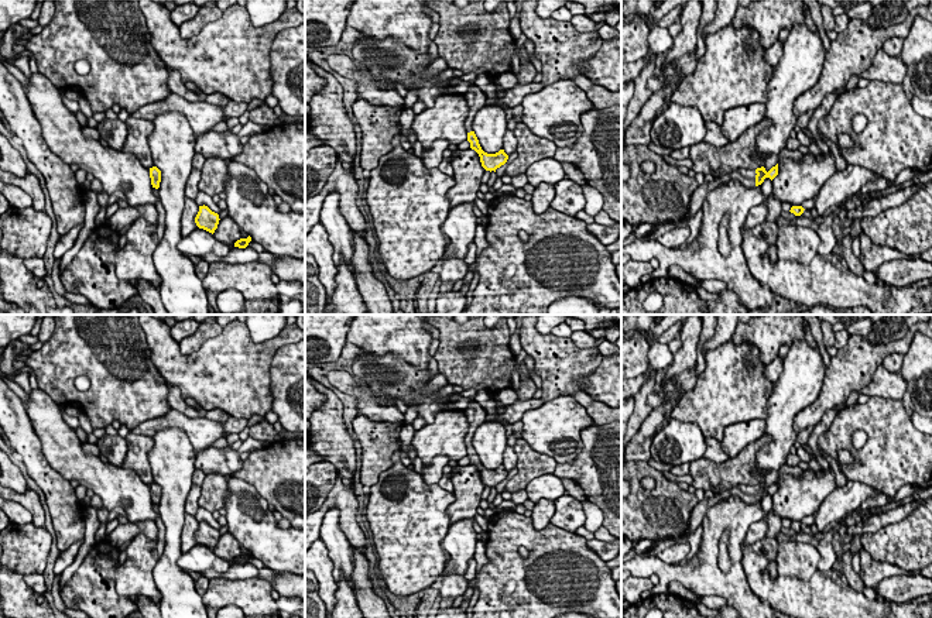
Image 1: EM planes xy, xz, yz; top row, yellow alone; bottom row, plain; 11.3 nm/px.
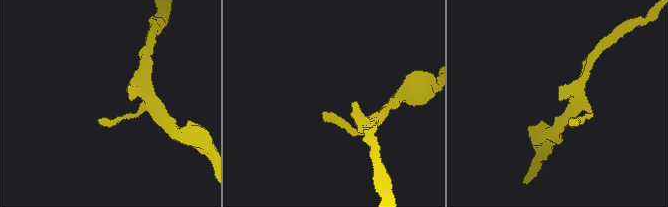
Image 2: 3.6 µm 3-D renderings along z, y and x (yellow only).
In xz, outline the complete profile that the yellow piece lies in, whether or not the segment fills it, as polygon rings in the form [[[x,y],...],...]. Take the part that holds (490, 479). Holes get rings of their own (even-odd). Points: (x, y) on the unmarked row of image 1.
[[[470,398],[470,404],[467,405],[467,408],[465,409],[467,422],[469,422],[469,432],[465,437],[465,444],[467,449],[467,457],[470,459],[470,464],[474,466],[479,473],[480,473],[480,478],[482,483],[486,487],[494,487],[497,484],[500,484],[501,481],[504,481],[508,475],[508,471],[504,468],[504,466],[500,466],[496,470],[487,470],[482,466],[479,456],[472,444],[473,440],[473,435],[477,430],[477,428],[486,422],[486,411],[483,409],[483,406],[476,402],[473,398]]]

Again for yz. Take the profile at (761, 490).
[[[778,480],[772,483],[768,488],[764,483],[757,485],[737,485],[731,490],[715,494],[709,499],[699,501],[688,522],[688,529],[683,536],[678,539],[664,538],[655,542],[651,542],[651,546],[647,552],[643,553],[643,556],[658,556],[664,549],[676,545],[681,540],[685,540],[691,533],[696,531],[699,525],[702,525],[703,518],[706,516],[706,512],[715,507],[716,504],[727,499],[729,497],[739,497],[741,501],[747,504],[755,504],[764,498],[765,494],[770,494],[771,497],[778,491]]]

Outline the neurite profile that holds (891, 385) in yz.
[[[883,364],[876,370],[873,381],[859,391],[859,394],[881,396],[892,401],[901,401],[905,392],[907,381],[902,378],[901,371],[891,372]]]

